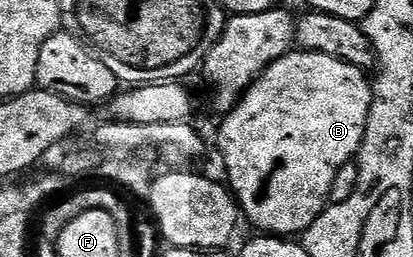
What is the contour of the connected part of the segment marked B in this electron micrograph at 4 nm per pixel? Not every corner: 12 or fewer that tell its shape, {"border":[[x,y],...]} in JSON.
{"border":[[292,49],[219,126],[226,181],[299,236],[358,155],[362,69]]}

